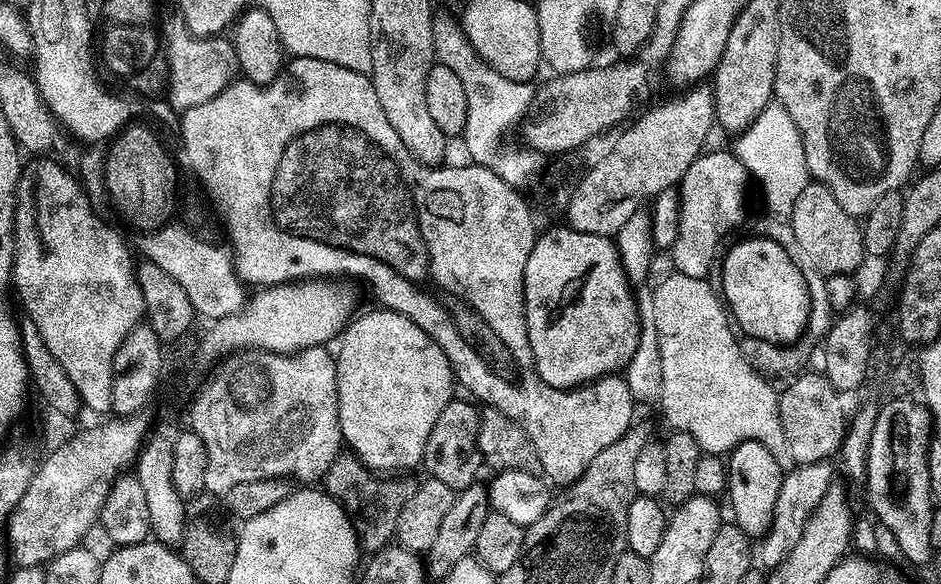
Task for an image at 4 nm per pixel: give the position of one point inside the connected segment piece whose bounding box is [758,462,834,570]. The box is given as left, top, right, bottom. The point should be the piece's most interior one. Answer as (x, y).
(804, 486)

